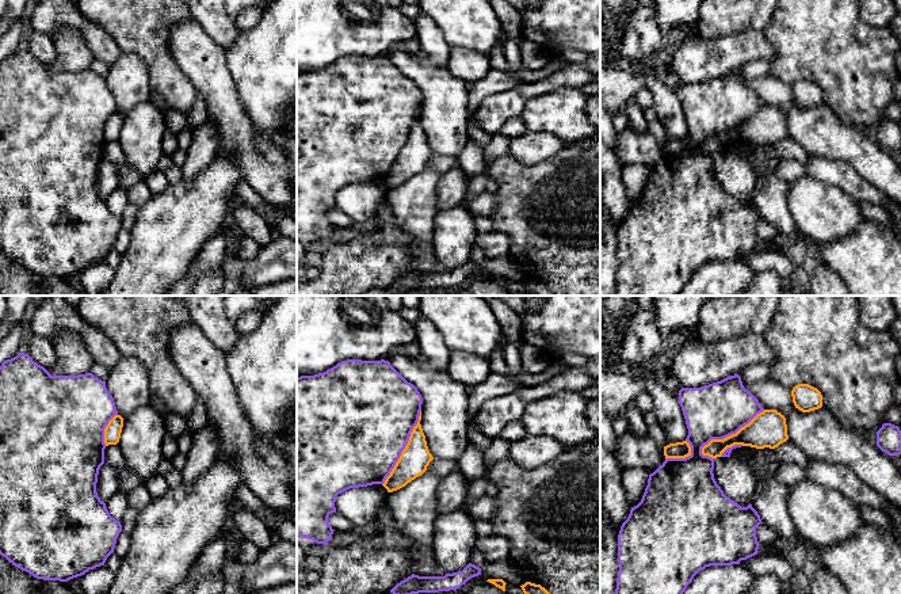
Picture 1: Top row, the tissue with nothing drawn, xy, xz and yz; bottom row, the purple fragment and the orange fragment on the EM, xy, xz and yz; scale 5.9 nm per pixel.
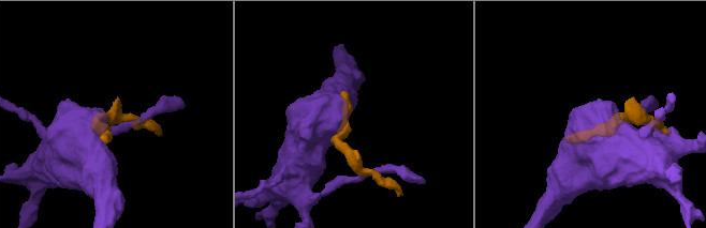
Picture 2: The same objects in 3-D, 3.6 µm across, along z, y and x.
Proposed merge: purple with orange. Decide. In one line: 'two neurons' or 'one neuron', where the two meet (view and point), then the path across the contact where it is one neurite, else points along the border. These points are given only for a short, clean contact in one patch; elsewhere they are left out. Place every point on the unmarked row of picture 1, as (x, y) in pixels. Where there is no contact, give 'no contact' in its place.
one neuron | yz (730, 130)

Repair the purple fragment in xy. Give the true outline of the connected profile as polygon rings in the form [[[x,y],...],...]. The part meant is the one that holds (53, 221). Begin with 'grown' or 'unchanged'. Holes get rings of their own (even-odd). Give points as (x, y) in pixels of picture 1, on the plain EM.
unchanged; [[[19,49],[0,62],[0,251],[12,262],[28,269],[37,275],[68,278],[81,273],[89,266],[104,262],[114,248],[117,235],[122,228],[119,217],[112,214],[96,189],[100,163],[104,160],[104,125],[118,111],[112,92],[106,77],[92,69],[79,72],[51,72],[43,62],[31,56],[28,50]]]

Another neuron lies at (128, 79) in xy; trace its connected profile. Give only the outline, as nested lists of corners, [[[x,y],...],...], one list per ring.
[[[122,53],[110,65],[106,84],[122,114],[150,102],[150,77],[146,62],[134,53]]]

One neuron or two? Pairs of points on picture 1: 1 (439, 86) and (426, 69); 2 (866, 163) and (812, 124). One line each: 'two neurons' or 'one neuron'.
1: one neuron
2: one neuron

